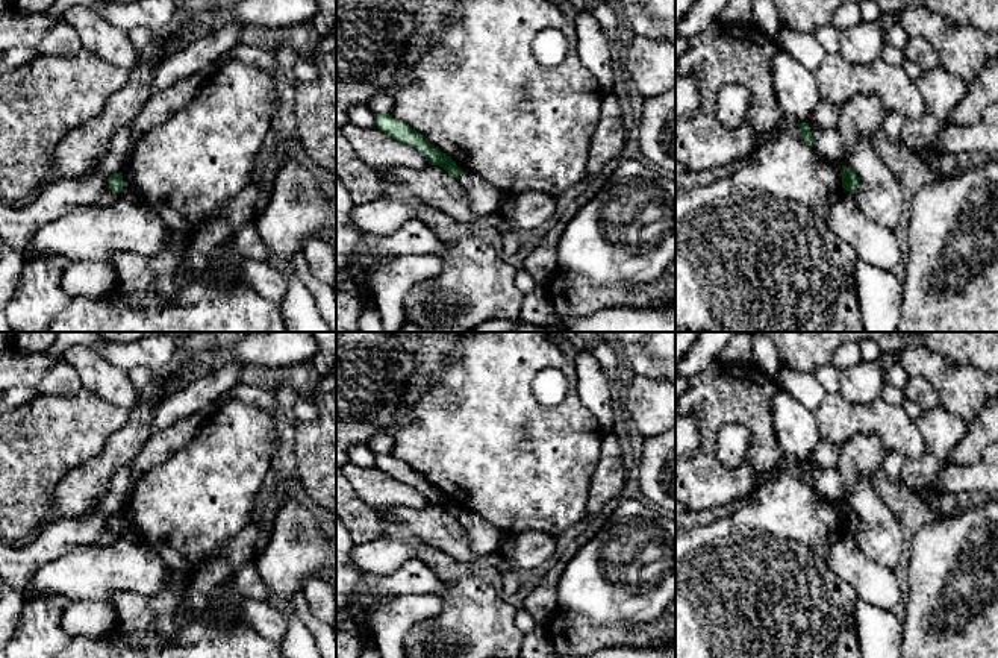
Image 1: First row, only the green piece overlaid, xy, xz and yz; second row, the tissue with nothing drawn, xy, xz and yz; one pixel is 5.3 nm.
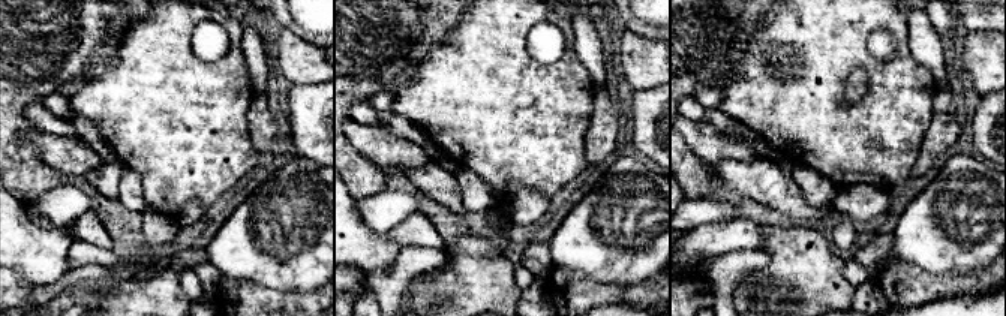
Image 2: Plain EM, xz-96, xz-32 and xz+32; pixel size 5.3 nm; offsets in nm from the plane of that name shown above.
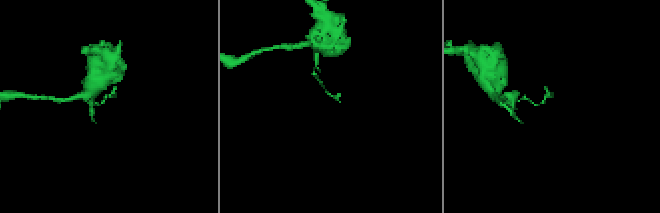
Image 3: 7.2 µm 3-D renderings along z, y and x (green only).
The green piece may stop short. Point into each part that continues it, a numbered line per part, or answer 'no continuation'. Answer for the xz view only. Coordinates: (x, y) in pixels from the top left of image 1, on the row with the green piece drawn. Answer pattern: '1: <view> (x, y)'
no continuation

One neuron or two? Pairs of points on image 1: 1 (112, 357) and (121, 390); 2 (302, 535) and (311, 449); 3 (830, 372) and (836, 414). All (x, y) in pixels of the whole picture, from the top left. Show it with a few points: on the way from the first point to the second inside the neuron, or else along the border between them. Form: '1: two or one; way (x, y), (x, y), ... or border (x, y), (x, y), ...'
1: two; border (88, 347), (124, 372)
2: two; border (296, 485), (306, 496)
3: two; border (838, 391), (829, 396)

